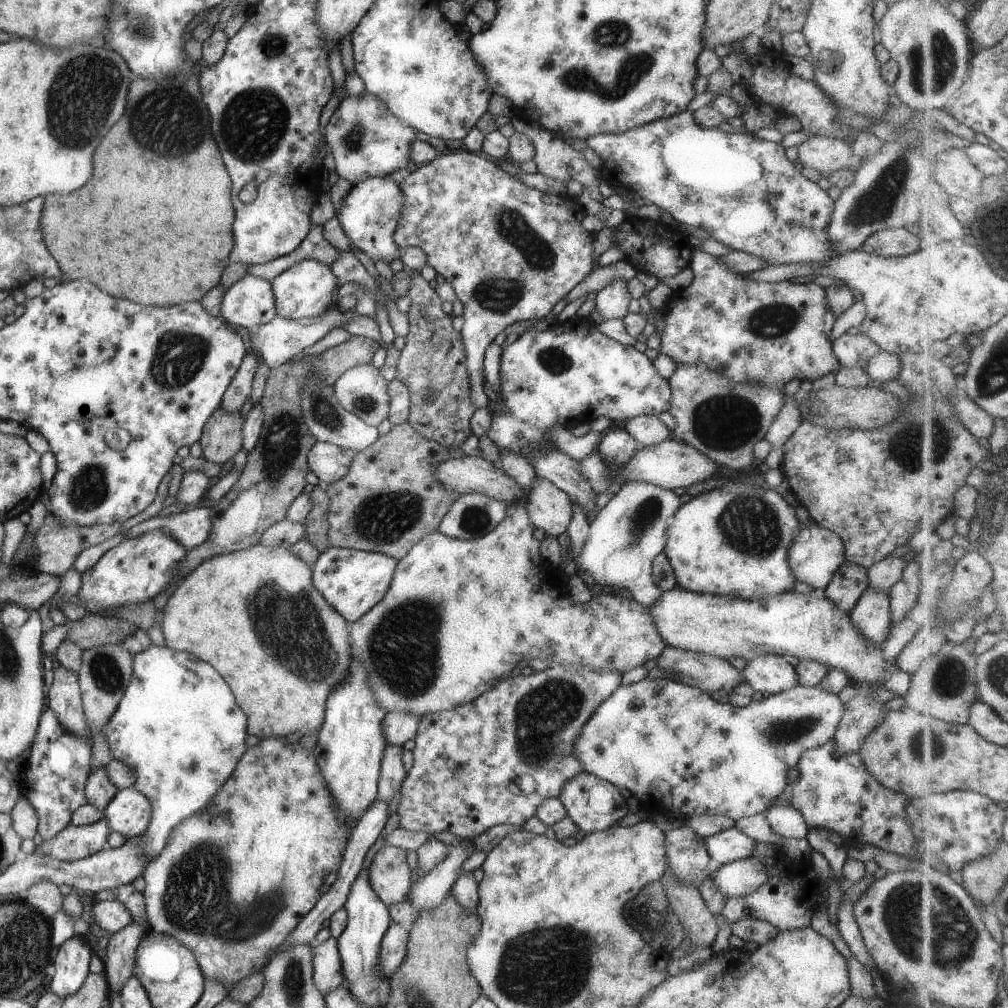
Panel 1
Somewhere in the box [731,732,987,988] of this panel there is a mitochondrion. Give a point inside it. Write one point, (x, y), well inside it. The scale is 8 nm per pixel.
(929, 924)

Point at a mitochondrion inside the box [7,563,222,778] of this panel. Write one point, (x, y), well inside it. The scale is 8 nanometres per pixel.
(106, 672)

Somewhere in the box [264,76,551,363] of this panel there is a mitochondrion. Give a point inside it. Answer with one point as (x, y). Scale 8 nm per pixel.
(353, 138)

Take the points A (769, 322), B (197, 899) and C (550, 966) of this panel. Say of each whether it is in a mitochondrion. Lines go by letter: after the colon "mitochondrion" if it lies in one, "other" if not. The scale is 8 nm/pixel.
A: mitochondrion
B: mitochondrion
C: mitochondrion

